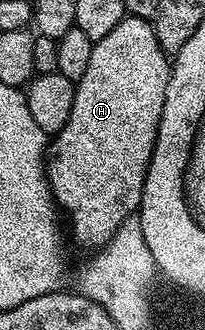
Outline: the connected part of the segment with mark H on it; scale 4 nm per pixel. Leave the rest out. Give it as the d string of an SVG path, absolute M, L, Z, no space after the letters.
M127 17L119 21L107 37L94 42L91 65L87 65L87 73L75 83L77 92L71 117L67 125L52 136L45 156L49 188L53 190L58 208L69 214L69 227L75 242L94 249L104 248L125 220L140 208L170 70L170 56L159 45L155 29L142 19Z

